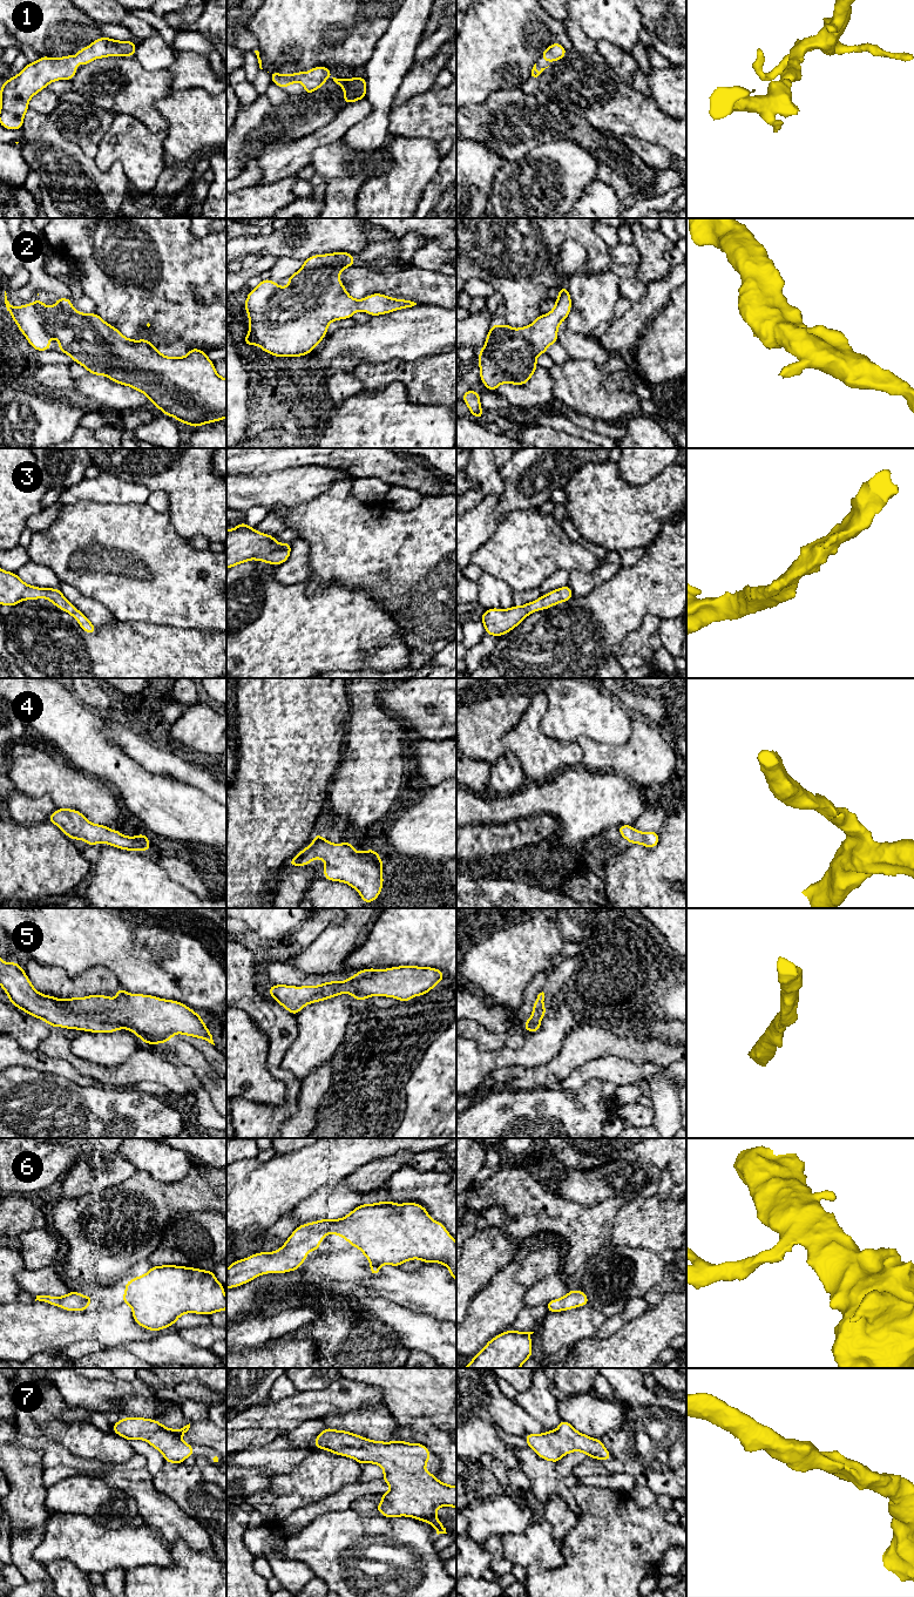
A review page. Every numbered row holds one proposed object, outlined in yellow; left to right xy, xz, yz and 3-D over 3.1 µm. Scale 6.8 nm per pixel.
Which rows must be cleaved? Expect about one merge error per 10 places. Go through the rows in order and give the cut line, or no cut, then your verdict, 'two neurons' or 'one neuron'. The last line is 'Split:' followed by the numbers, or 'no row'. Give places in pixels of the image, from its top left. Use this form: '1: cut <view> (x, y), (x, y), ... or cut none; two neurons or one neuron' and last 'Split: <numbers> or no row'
1: cut none; one neuron
2: cut none; one neuron
3: cut none; one neuron
4: cut none; one neuron
5: cut none; one neuron
6: cut none; one neuron
7: cut none; one neuron
Split: no row

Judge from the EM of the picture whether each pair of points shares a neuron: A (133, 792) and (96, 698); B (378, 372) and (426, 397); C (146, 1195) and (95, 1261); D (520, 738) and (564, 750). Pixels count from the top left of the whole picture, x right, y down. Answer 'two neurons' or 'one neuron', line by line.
A: two neurons
B: one neuron
C: one neuron
D: one neuron

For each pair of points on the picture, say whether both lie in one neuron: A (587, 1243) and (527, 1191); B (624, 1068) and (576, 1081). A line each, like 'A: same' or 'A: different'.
A: same
B: same

